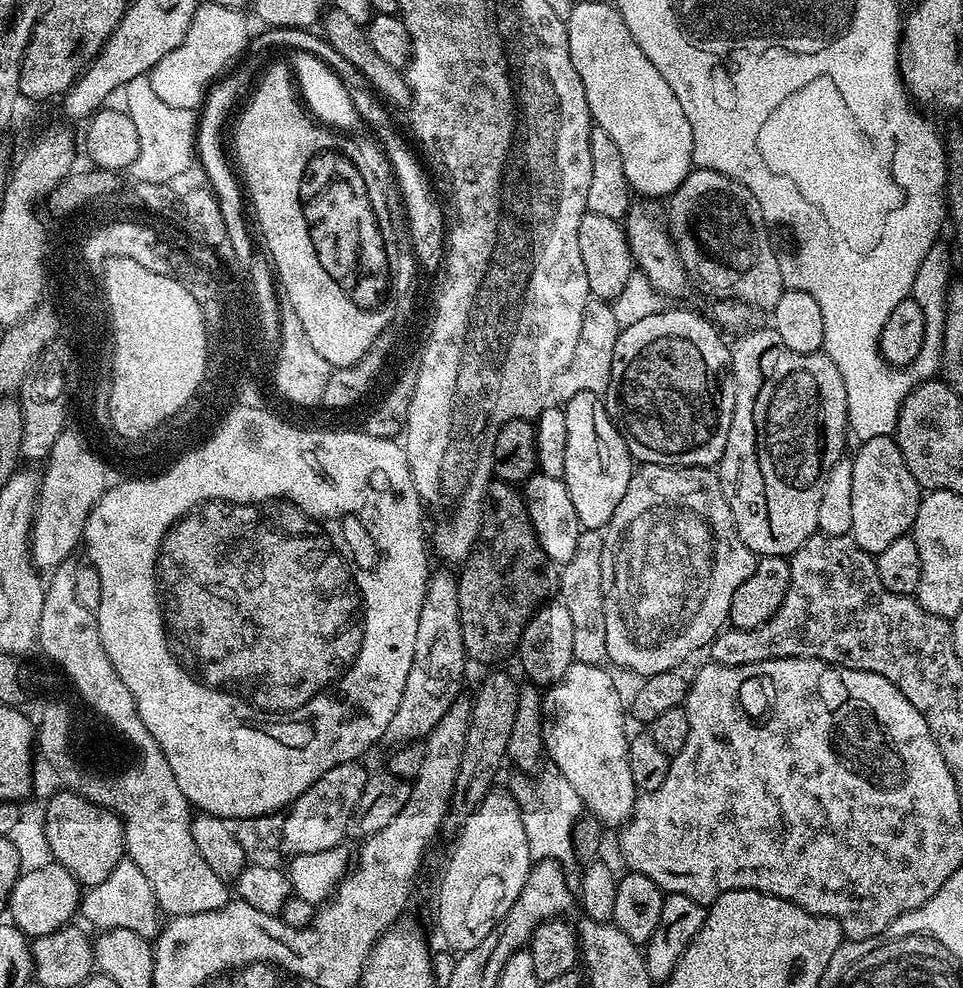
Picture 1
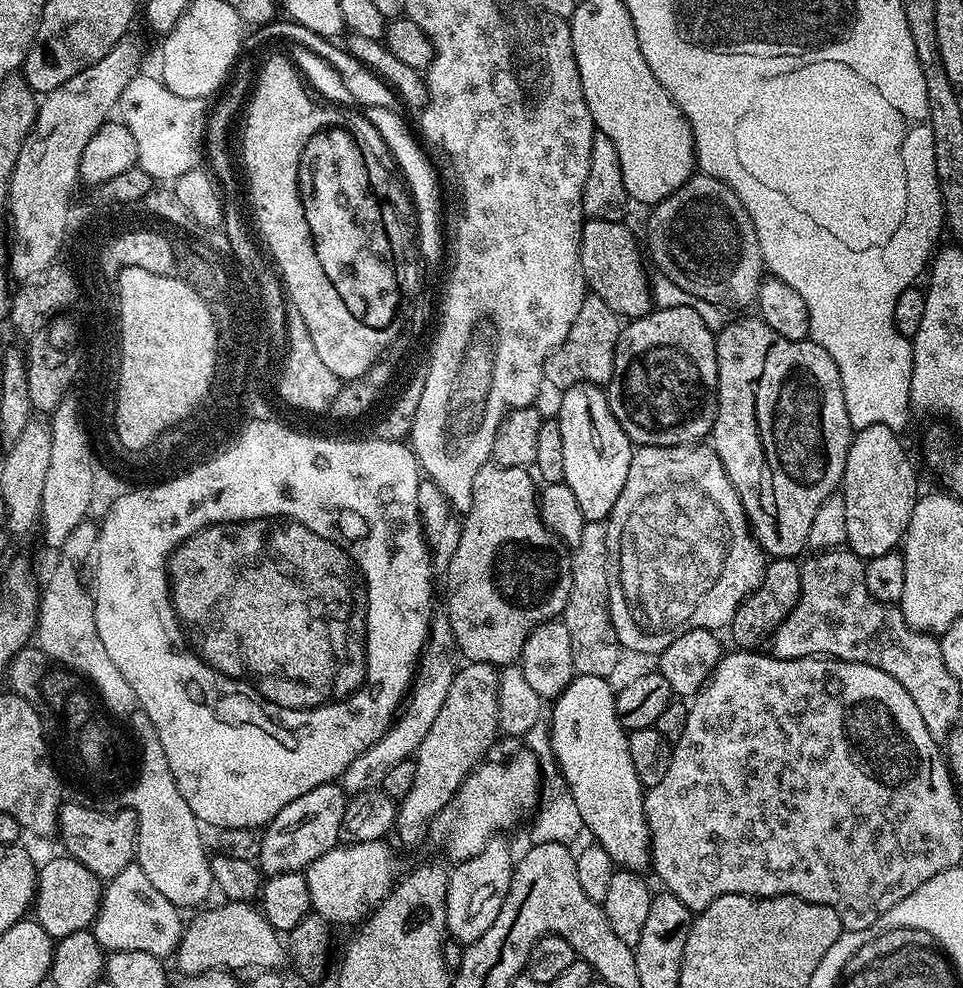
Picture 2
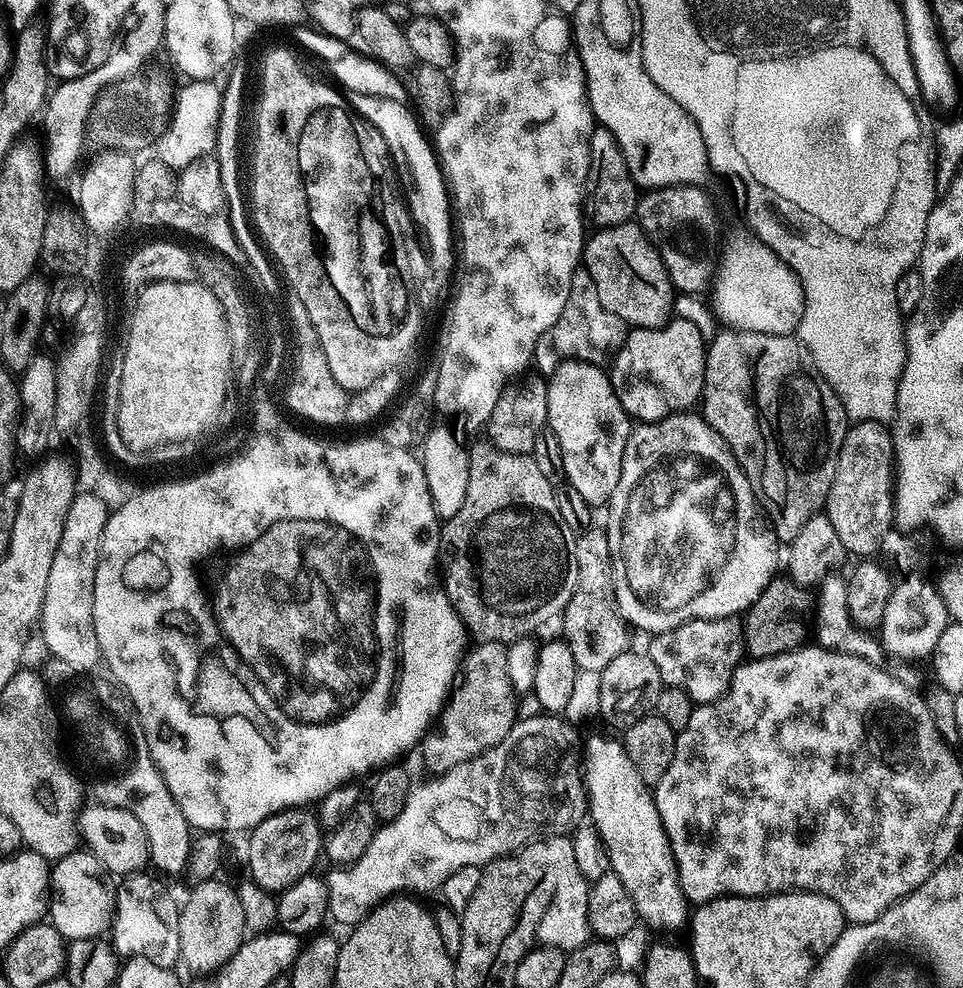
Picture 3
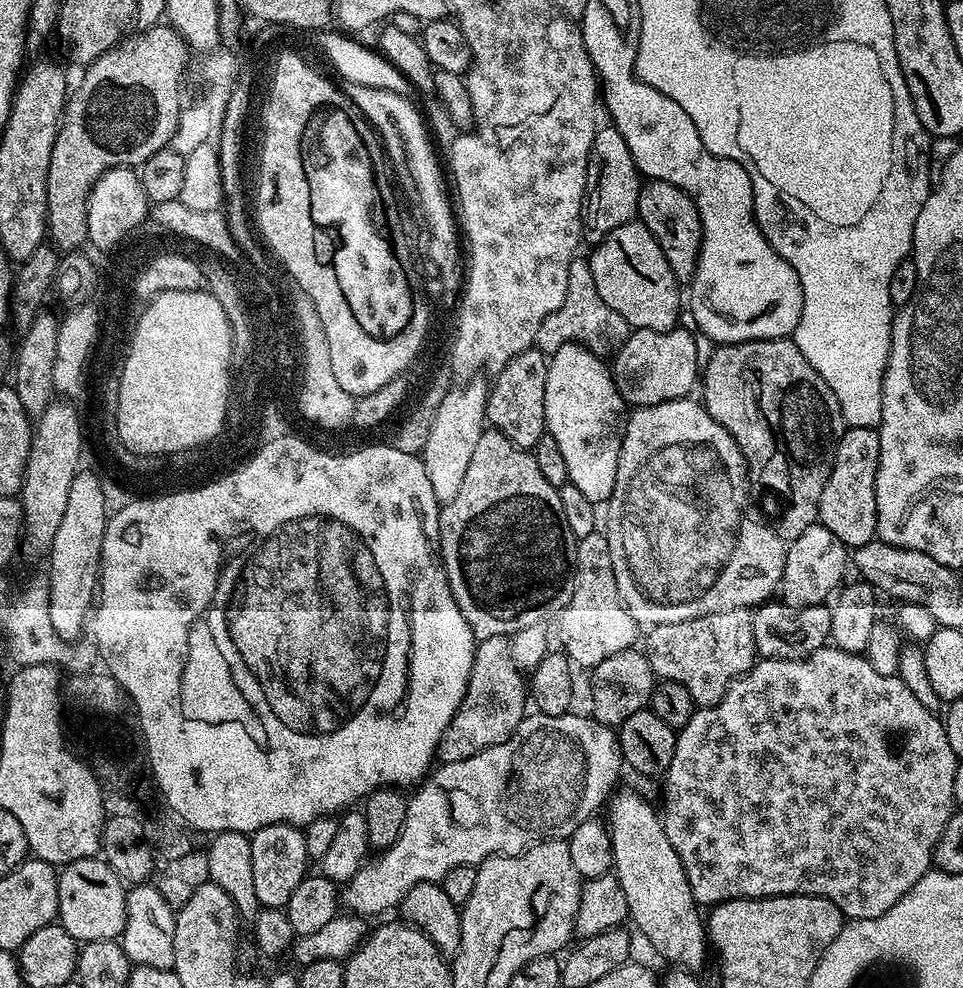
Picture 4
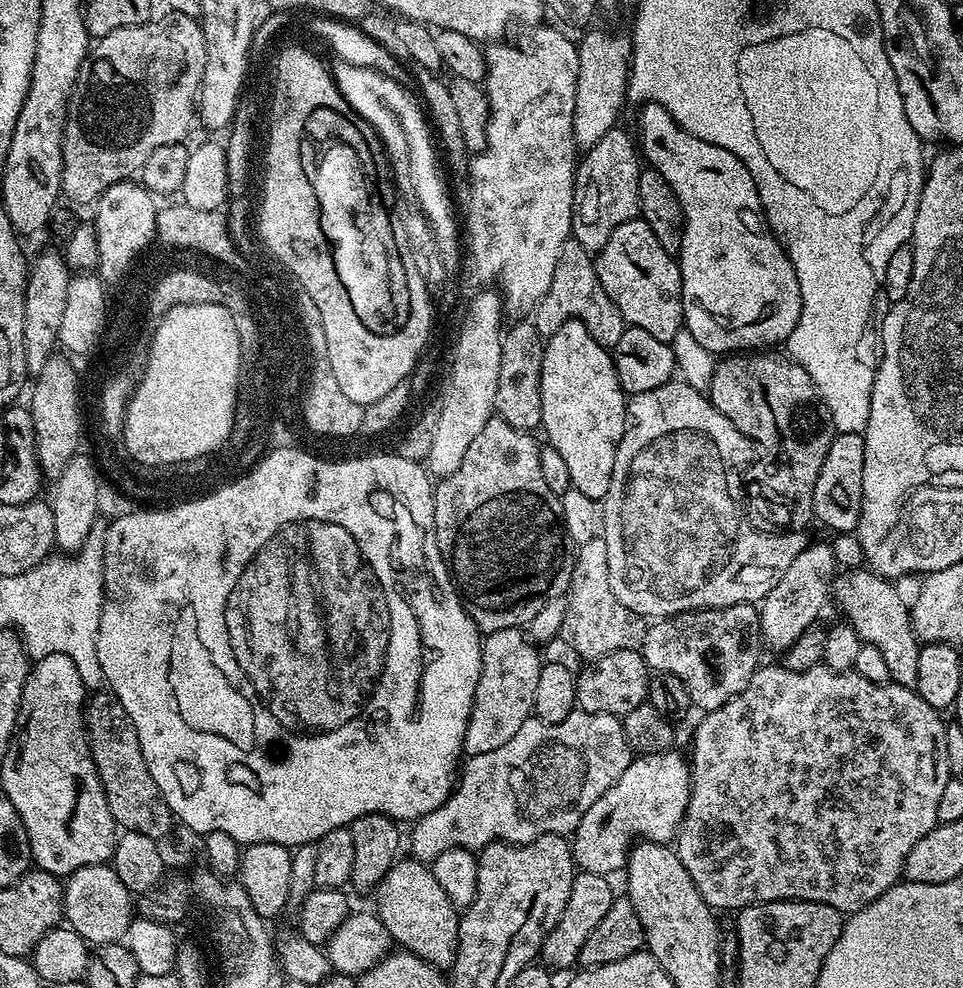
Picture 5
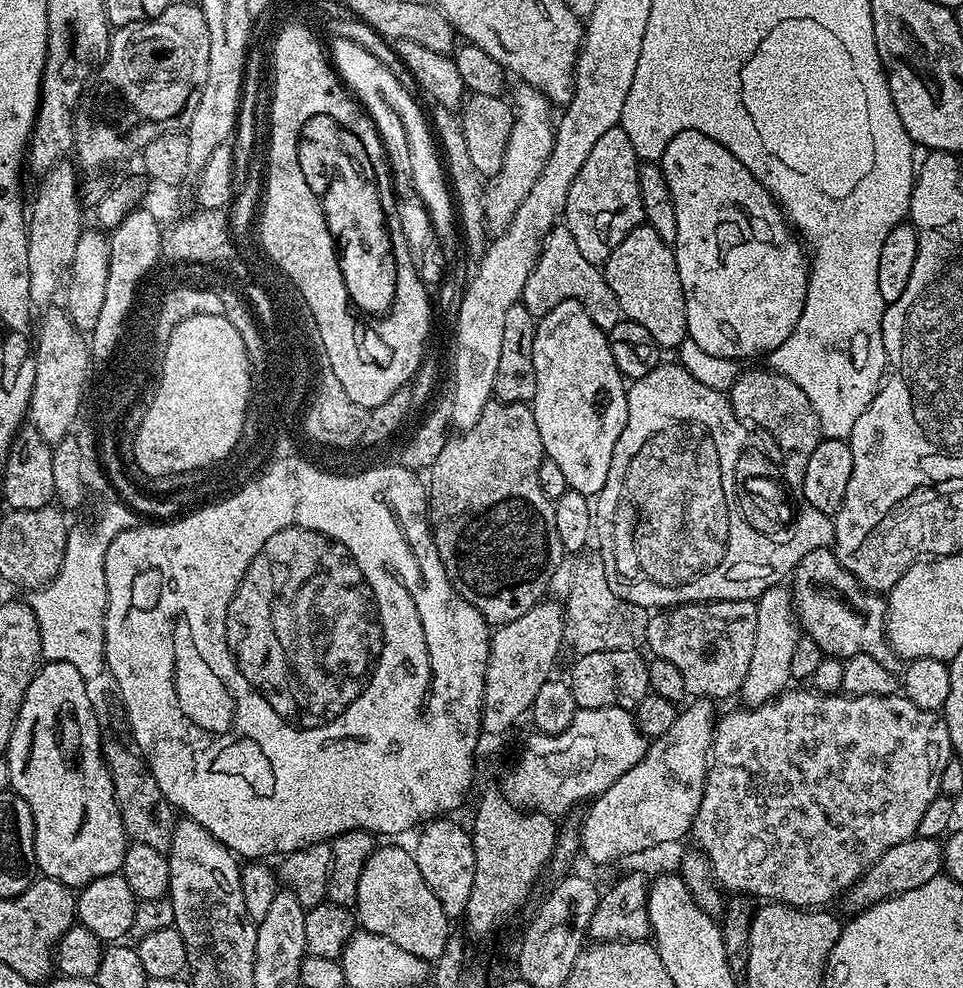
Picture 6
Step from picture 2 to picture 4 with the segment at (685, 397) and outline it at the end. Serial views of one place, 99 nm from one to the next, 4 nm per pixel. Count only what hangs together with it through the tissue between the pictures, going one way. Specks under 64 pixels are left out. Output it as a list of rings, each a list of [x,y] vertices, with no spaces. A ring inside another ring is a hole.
[[[683,326],[671,328],[668,332],[658,330],[646,330],[637,328],[629,331],[624,345],[617,350],[614,359],[610,364],[612,370],[612,380],[616,384],[616,389],[620,391],[620,396],[625,405],[645,408],[661,404],[667,400],[682,400],[689,395],[692,387],[697,387],[698,373],[702,368],[702,356],[696,349],[696,340],[687,332]]]

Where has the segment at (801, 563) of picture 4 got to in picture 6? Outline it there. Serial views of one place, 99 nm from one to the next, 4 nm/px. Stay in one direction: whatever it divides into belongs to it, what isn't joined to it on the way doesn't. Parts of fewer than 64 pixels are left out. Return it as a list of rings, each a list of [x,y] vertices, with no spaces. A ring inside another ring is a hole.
[[[783,583],[767,588],[756,600],[758,631],[754,634],[754,654],[750,658],[750,670],[742,682],[738,696],[745,705],[755,706],[774,700],[789,687],[792,675],[790,661],[794,646],[798,646],[802,635],[794,611],[794,596]]]

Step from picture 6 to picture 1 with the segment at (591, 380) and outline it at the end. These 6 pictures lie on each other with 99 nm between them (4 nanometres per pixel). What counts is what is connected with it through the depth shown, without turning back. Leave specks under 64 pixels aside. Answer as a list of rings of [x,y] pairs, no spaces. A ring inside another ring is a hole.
[[[587,392],[574,394],[563,405],[566,414],[566,470],[564,484],[570,490],[578,522],[584,530],[607,528],[634,471],[634,461],[622,434],[614,426],[603,399]]]

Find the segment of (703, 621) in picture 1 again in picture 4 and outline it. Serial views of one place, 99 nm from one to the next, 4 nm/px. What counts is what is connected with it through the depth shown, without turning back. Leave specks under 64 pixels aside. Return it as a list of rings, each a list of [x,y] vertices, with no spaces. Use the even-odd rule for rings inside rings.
[[[685,398],[682,400],[667,400],[654,406],[636,408],[627,417],[622,438],[622,450],[618,458],[618,478],[614,478],[612,497],[606,501],[608,508],[608,528],[606,535],[610,542],[610,558],[614,562],[614,578],[618,578],[620,597],[630,614],[641,626],[665,624],[666,622],[686,622],[706,614],[718,614],[735,608],[755,609],[769,599],[771,592],[775,593],[780,586],[784,573],[784,553],[786,541],[776,533],[771,523],[764,521],[762,513],[756,509],[752,501],[753,481],[750,479],[748,464],[740,453],[734,438],[707,413],[699,399]]]

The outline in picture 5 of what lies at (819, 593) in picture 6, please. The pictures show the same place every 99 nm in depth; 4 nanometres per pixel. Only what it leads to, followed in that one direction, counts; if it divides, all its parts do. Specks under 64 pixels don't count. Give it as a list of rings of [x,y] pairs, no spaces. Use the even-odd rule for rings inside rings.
[[[848,570],[834,584],[834,604],[845,612],[847,624],[855,630],[861,642],[878,646],[886,661],[889,681],[903,688],[915,689],[918,682],[918,654],[922,642],[912,628],[909,601],[900,597],[897,585],[877,576],[871,570]]]

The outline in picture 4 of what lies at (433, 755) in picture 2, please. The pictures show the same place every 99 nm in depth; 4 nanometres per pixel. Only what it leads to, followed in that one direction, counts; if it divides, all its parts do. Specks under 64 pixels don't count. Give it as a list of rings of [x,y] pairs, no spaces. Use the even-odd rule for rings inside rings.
[[[502,636],[486,638],[476,645],[474,662],[466,686],[466,694],[454,714],[448,729],[442,734],[438,756],[443,763],[458,762],[506,742],[523,722],[530,704],[525,673],[510,658],[508,640]]]

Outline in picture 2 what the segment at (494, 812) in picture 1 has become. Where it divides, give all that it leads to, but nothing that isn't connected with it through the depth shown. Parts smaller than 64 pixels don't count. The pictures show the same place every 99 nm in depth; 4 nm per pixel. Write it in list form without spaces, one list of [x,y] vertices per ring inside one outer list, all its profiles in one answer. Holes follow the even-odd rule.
[[[494,838],[474,858],[459,861],[451,869],[446,890],[446,932],[455,943],[467,946],[478,942],[494,926],[494,918],[498,918],[498,910],[510,890],[514,867],[514,855],[507,842],[500,839]]]

